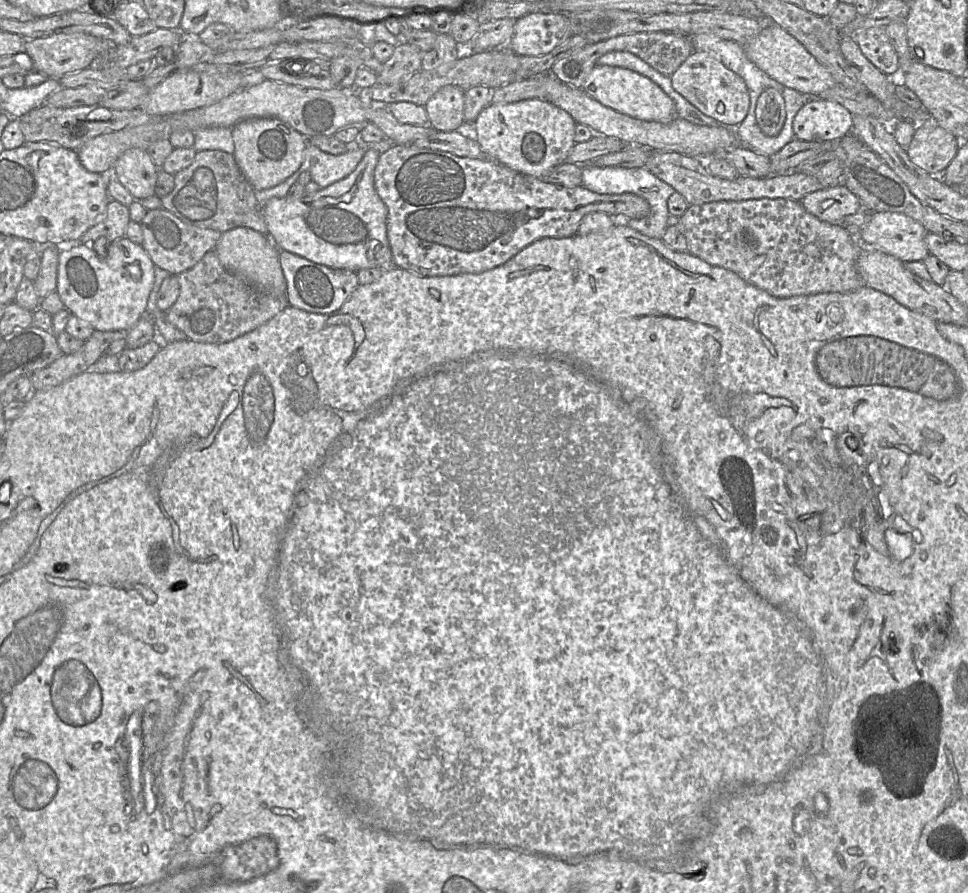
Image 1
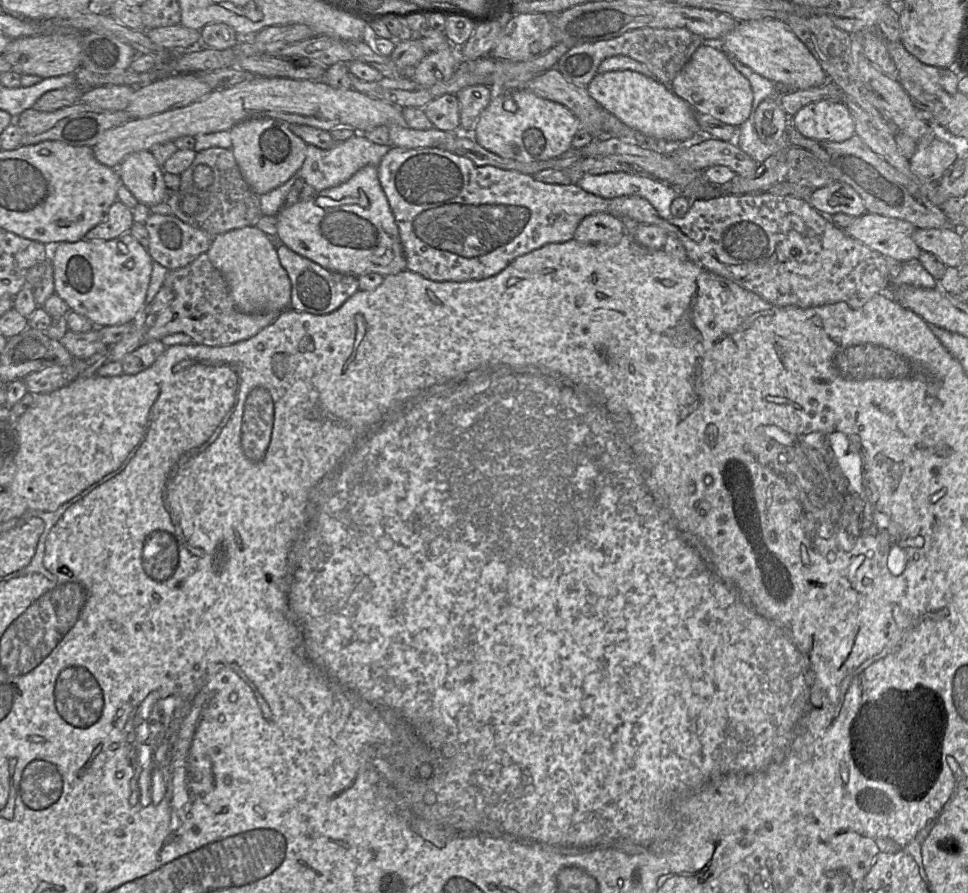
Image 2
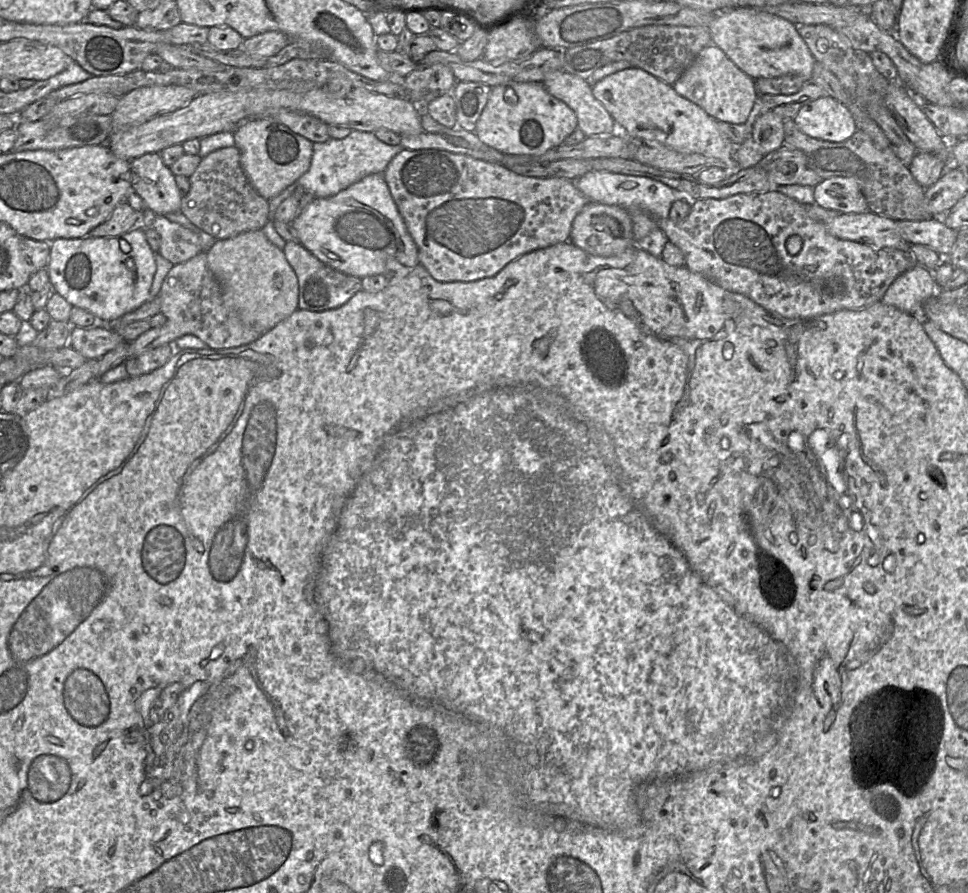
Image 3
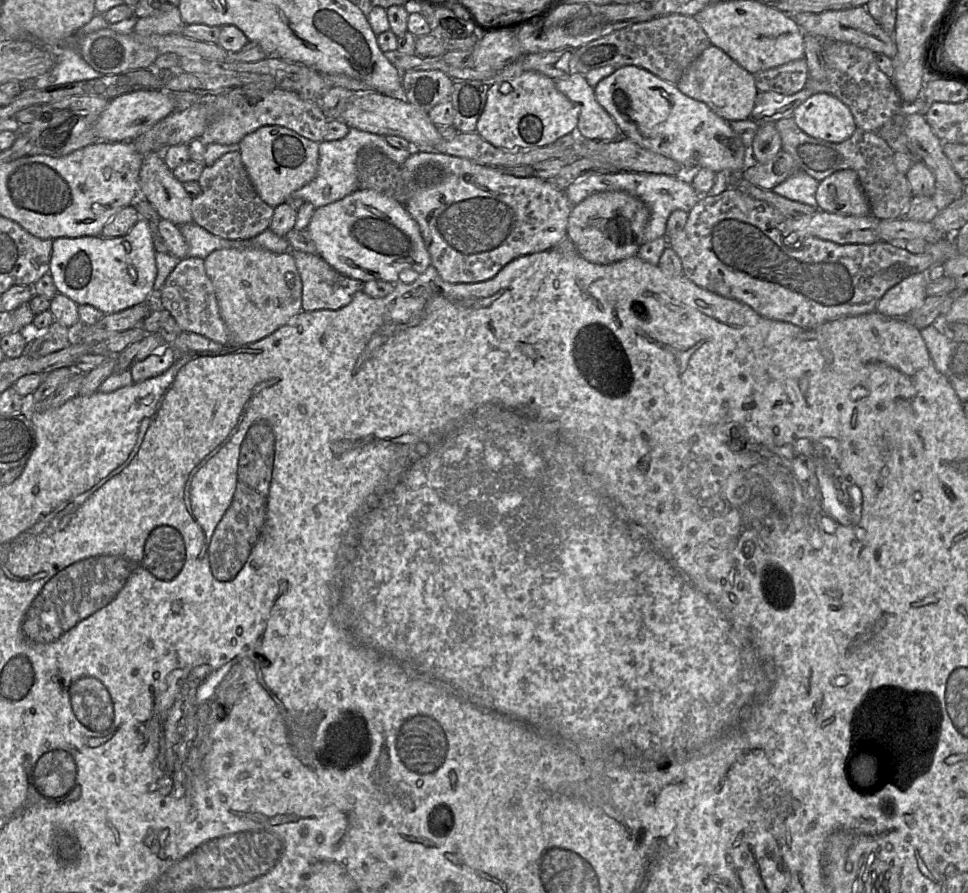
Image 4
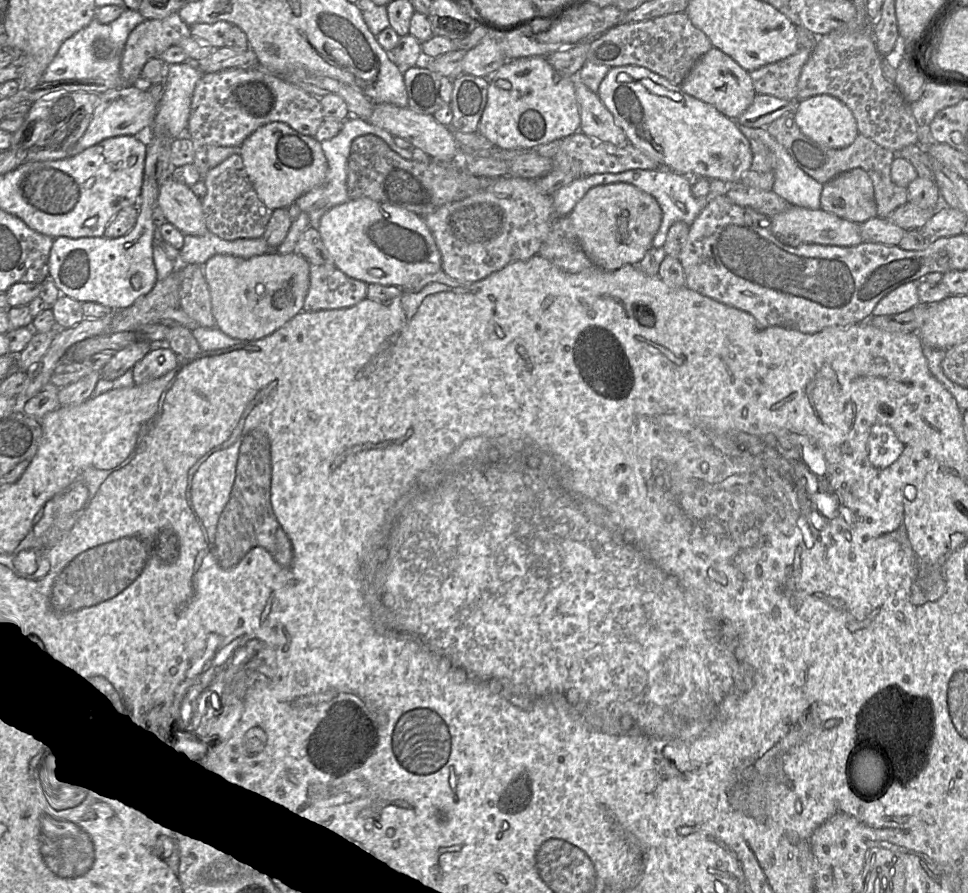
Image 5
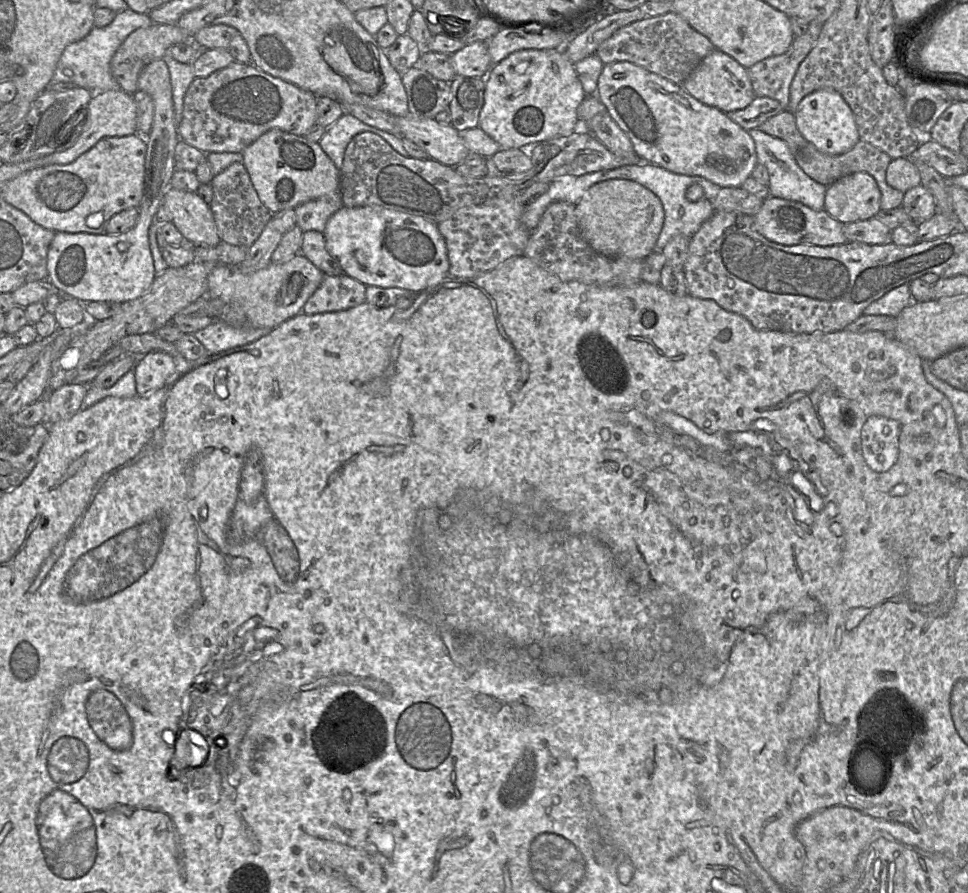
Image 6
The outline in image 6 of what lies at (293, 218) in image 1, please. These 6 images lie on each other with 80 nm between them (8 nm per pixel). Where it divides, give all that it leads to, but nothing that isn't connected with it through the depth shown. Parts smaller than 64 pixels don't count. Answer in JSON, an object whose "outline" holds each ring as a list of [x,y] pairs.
{"outline":[[[343,206],[330,217],[323,234],[328,252],[339,261],[344,274],[366,286],[397,287],[420,293],[437,286],[449,276],[450,264],[445,239],[437,224],[422,216],[378,206]]]}

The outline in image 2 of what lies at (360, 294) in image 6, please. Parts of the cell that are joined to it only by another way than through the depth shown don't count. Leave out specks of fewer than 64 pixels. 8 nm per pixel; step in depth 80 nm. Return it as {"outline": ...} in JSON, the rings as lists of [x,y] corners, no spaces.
{"outline":[[[279,244],[277,254],[291,282],[291,309],[315,315],[329,314],[359,290],[358,277],[324,269],[311,260],[298,255],[287,246]]]}

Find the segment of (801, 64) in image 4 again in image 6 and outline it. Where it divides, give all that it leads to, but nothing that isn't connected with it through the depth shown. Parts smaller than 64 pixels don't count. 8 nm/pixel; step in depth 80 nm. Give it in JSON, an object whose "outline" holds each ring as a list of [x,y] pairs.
{"outline":[[[812,21],[808,30],[799,37],[795,37],[790,48],[782,55],[768,57],[748,68],[748,75],[752,83],[755,96],[768,97],[777,100],[784,110],[788,109],[790,86],[801,62],[815,46],[821,33],[823,22]]]}

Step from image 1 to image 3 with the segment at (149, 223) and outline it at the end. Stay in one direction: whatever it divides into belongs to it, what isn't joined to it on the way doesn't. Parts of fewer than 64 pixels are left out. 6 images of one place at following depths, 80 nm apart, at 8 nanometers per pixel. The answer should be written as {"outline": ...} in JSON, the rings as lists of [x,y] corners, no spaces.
{"outline":[[[156,216],[152,228],[161,238],[158,254],[173,265],[184,263],[202,252],[201,240],[196,233],[165,216]]]}

